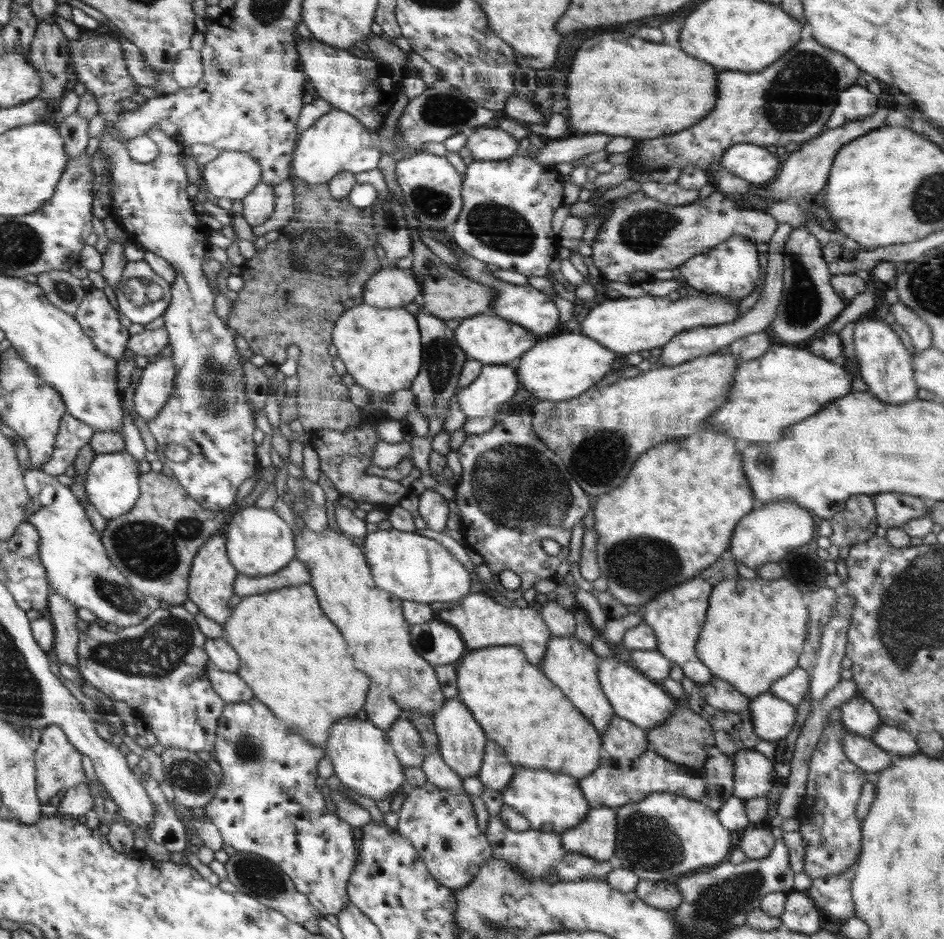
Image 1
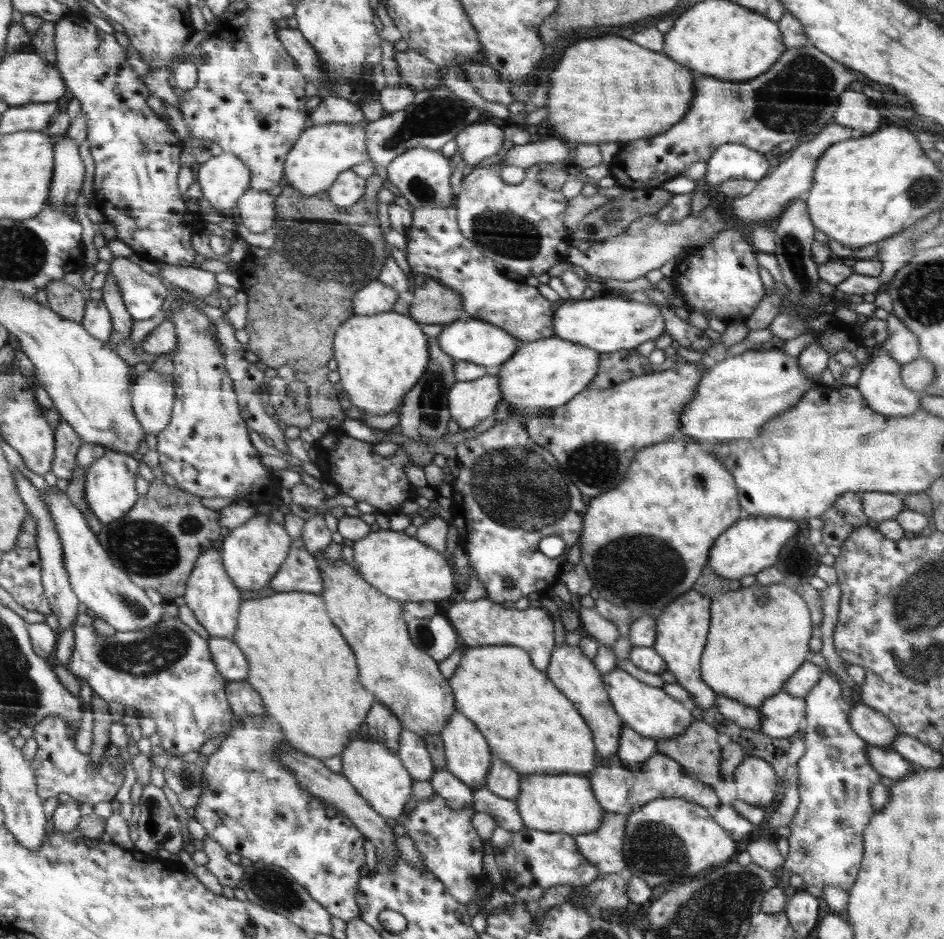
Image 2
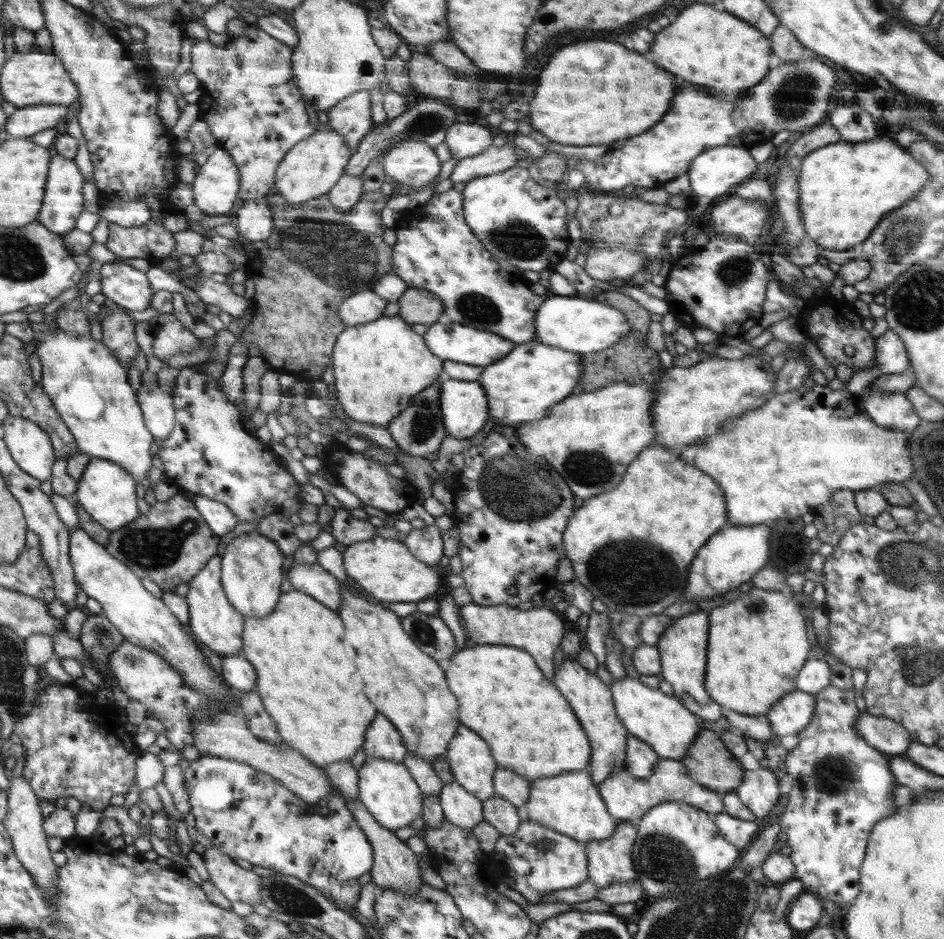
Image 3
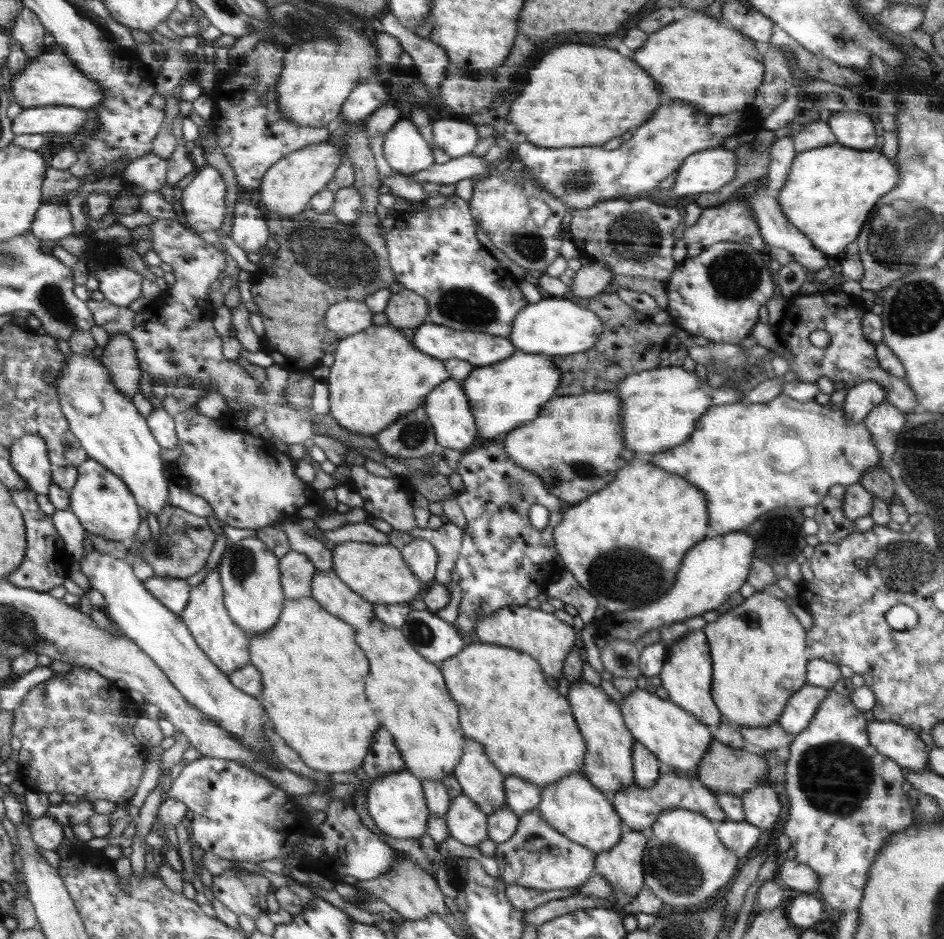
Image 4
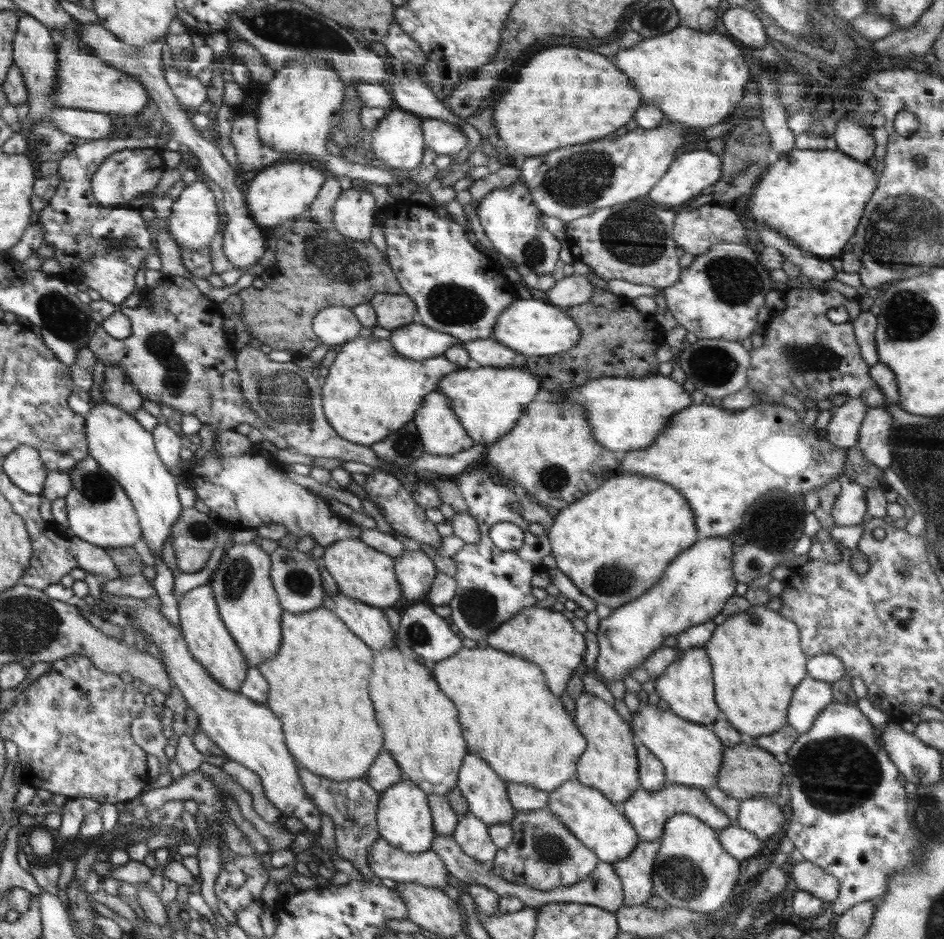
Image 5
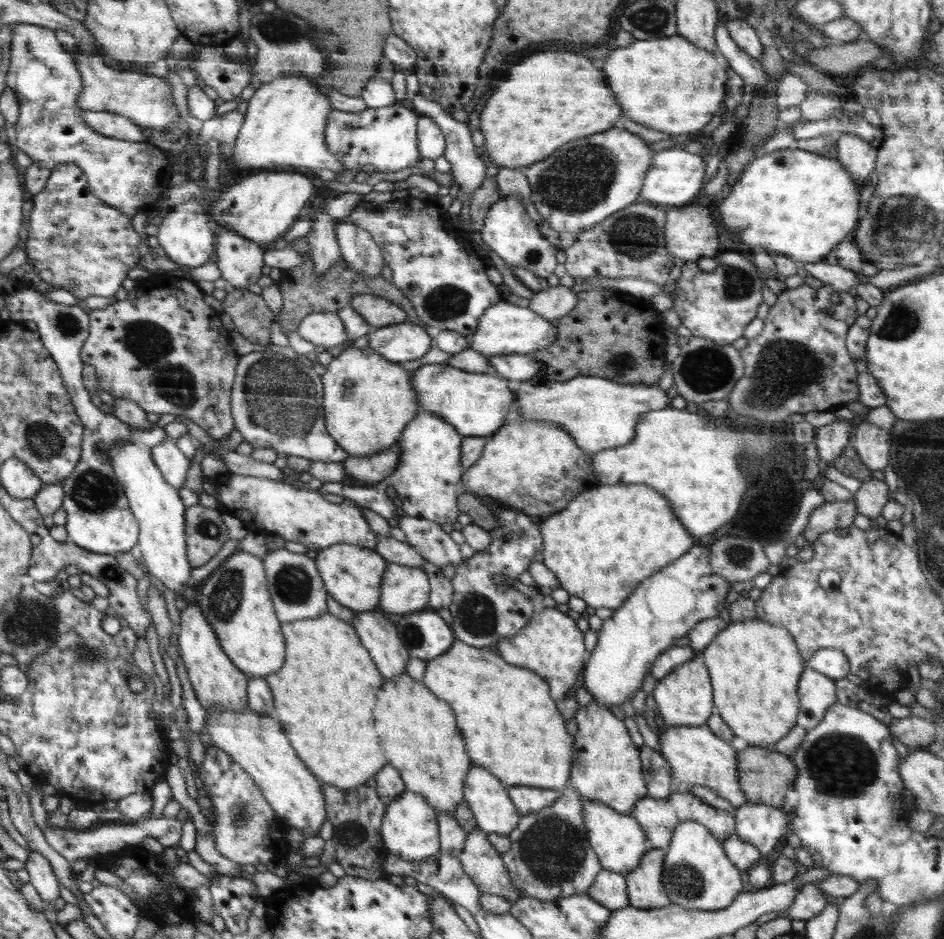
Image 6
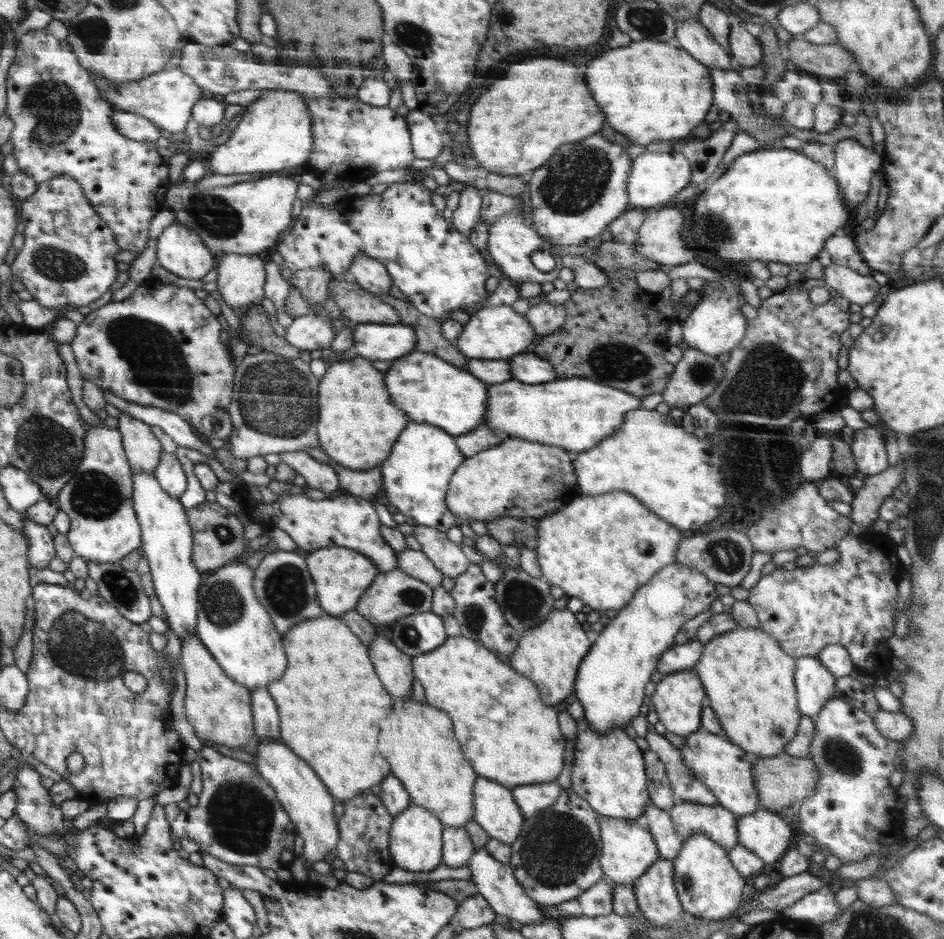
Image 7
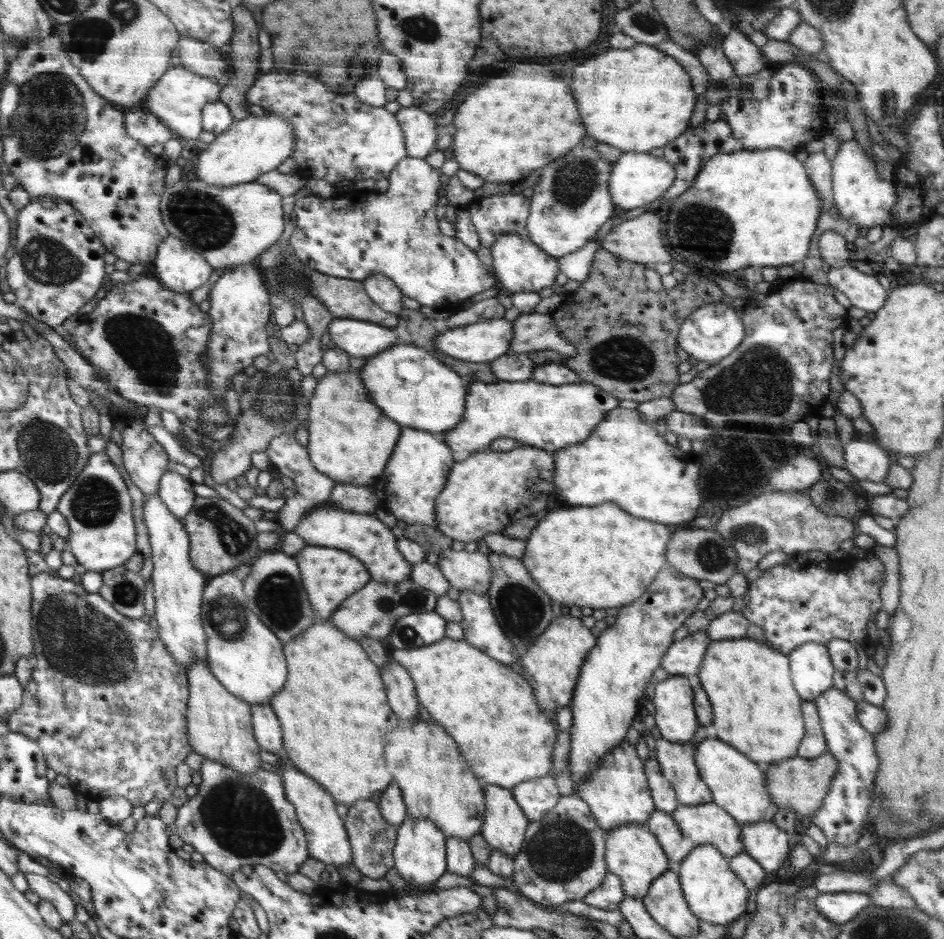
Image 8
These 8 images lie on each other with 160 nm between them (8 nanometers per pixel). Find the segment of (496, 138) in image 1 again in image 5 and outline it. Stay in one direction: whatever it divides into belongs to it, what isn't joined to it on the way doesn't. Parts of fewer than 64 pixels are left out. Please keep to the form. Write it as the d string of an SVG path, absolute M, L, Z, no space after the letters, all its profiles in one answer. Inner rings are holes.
M427 118L424 129L426 146L436 155L453 156L467 147L467 138L462 129L449 122Z

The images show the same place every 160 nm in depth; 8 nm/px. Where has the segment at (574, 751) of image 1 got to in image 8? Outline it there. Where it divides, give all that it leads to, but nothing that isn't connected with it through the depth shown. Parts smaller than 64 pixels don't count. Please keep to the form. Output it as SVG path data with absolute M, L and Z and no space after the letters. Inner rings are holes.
M443 639L439 643L410 650L394 650L392 658L408 669L417 684L418 700L440 722L454 740L458 740L461 755L470 760L470 768L476 773L482 786L488 784L511 789L532 779L541 779L552 768L552 753L556 742L556 726L546 720L540 708L534 704L532 688L522 676L512 671L488 653L468 644L466 640Z

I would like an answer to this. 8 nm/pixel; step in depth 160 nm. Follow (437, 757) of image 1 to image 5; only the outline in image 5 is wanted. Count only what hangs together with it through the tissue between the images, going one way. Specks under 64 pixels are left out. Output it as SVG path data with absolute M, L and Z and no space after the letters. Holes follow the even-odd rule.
M471 812L460 814L458 818L452 837L462 852L480 863L491 864L498 848L489 837L489 825Z

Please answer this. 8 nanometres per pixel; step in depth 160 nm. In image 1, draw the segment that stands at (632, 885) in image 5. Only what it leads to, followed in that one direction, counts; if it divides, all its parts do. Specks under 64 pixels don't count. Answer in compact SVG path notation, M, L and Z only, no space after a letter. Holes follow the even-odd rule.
M590 808L587 818L562 833L561 843L567 851L582 853L594 860L614 860L617 846L618 816L616 809Z

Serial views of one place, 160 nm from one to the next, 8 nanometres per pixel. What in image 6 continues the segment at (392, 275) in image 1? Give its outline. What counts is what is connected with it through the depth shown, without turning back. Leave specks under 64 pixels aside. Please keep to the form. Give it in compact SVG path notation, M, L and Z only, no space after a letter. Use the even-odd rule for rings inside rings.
M324 311L305 316L301 320L297 333L312 344L323 346L325 349L348 344L350 336L345 331L344 321L337 312Z

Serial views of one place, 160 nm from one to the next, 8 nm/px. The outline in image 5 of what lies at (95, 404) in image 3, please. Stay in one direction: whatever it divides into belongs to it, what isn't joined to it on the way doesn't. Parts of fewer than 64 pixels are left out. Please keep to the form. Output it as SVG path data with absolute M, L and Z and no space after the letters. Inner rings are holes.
M105 399L103 403L95 404L86 417L89 455L121 483L140 518L142 540L153 556L159 556L166 539L171 539L170 529L184 510L178 502L176 475L172 476L168 472L168 467L158 456L156 442L152 442L153 434L141 425L138 416L129 414Z

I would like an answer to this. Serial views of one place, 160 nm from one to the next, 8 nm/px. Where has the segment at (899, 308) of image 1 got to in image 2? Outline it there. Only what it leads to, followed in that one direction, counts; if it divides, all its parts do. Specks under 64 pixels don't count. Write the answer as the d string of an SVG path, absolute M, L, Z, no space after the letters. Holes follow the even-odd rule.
M892 314L886 318L886 324L889 336L881 348L889 352L898 364L905 365L916 360L920 356L918 337Z

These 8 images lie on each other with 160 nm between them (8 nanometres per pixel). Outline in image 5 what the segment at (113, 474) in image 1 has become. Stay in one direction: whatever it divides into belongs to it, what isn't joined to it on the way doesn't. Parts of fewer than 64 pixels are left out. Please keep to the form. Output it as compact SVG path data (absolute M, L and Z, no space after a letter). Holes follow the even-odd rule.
M90 455L68 473L72 486L65 497L68 514L66 525L71 537L79 537L104 550L106 546L132 547L132 544L136 544L140 538L140 518L121 483Z

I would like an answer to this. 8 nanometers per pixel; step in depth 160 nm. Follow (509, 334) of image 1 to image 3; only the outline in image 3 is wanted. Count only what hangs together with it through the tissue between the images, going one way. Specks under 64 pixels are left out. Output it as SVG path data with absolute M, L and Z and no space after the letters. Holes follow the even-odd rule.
M447 319L438 320L436 323L427 325L425 343L434 356L441 357L443 361L451 360L459 363L466 363L488 367L498 363L509 354L514 348L514 341L508 337L500 336L498 333L484 329L472 328L470 325L458 324Z

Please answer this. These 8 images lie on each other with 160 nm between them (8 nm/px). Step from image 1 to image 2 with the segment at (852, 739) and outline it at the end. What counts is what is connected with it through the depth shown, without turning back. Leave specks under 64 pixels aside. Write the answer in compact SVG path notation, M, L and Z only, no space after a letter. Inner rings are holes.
M867 744L865 748L868 760L882 776L900 781L900 778L916 769L915 764L902 758L896 751L890 747L878 747Z

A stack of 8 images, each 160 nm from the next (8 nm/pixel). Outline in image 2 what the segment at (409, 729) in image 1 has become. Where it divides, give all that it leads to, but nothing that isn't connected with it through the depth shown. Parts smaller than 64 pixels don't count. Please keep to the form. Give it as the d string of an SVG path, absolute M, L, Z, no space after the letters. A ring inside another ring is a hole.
M402 727L399 741L397 751L404 768L415 780L429 782L436 768L424 740L415 732Z

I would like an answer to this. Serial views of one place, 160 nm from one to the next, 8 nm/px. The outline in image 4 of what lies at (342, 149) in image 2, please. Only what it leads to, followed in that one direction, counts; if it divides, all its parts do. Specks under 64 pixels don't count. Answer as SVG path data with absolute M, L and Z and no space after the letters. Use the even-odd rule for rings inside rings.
M328 141L311 144L300 151L286 156L266 172L261 180L260 204L269 212L276 212L282 216L301 214L309 207L310 199L320 192L332 178L336 168L342 162L342 152L334 148Z

